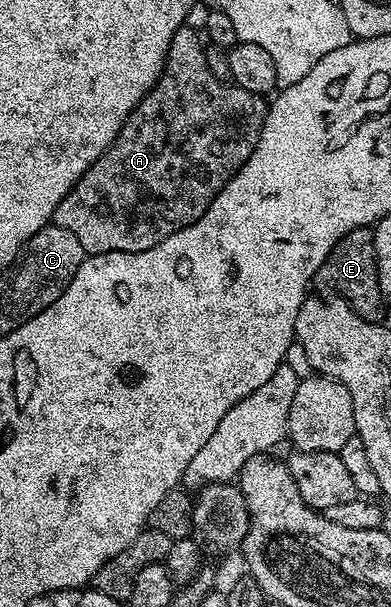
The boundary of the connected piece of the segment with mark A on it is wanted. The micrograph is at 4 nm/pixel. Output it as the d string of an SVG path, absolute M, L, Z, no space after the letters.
M183 26L178 29L178 33L174 33L174 37L170 41L170 49L166 53L164 68L158 77L156 86L148 91L144 100L132 110L130 117L122 125L116 140L105 149L102 157L98 157L98 161L94 161L94 165L90 165L90 169L86 169L84 176L74 185L74 189L70 189L70 193L66 193L66 197L62 197L58 209L52 214L52 223L74 233L74 237L78 237L78 245L82 245L82 249L88 255L101 255L111 251L145 251L158 245L158 241L166 241L166 237L194 225L194 221L198 221L198 217L202 217L206 213L206 209L212 204L214 197L218 197L221 189L231 181L234 173L238 173L238 169L242 169L242 165L250 157L250 153L254 153L254 145L258 145L258 137L262 133L264 124L265 96L255 95L231 82L224 82L214 77L210 73L209 66L206 65L205 48L206 43L199 30Z

